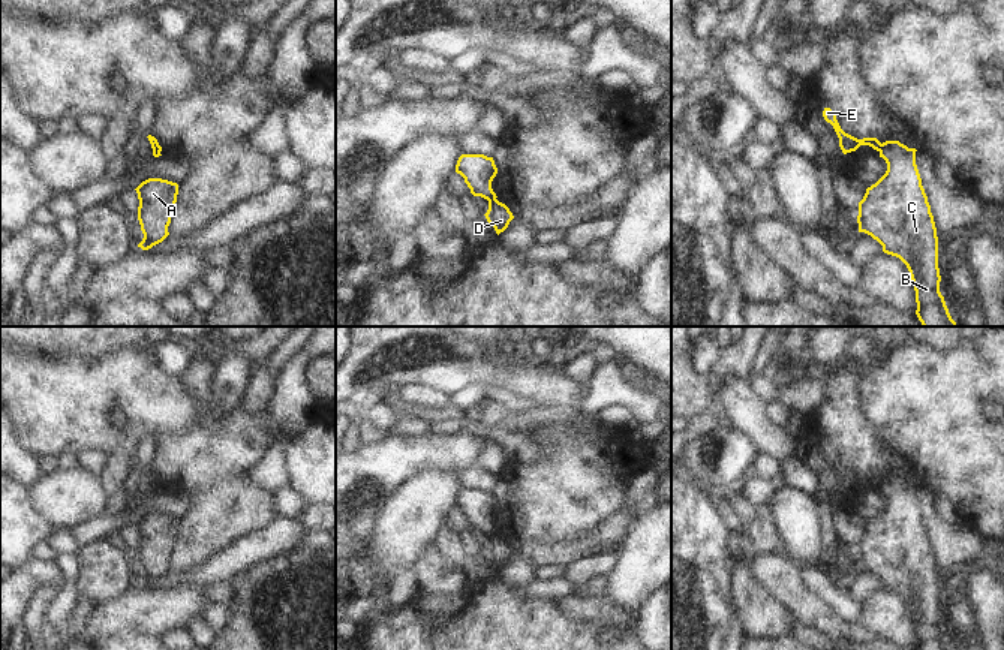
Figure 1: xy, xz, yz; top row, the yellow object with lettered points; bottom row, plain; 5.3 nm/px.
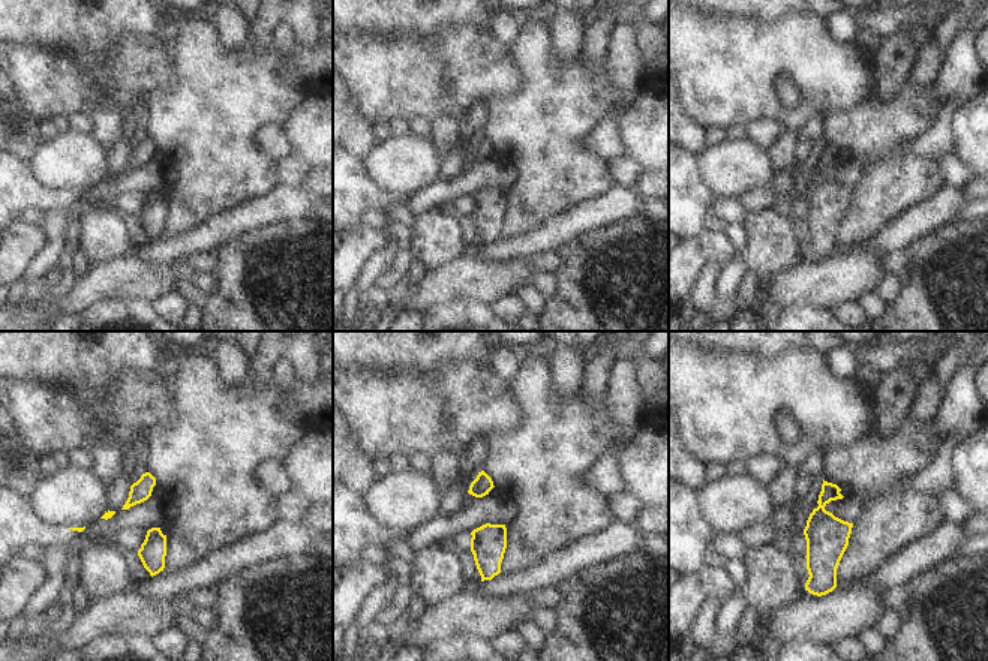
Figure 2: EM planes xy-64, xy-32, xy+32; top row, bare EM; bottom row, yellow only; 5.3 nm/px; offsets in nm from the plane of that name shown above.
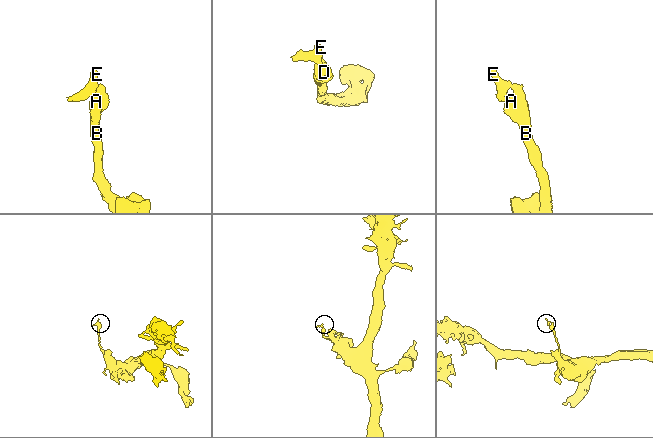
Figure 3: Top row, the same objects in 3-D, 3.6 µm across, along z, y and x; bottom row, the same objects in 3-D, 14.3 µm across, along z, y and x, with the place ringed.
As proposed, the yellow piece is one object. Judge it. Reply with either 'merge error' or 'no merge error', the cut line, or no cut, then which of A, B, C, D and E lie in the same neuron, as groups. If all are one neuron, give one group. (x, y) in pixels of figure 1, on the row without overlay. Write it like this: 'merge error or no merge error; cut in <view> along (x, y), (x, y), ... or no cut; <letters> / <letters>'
merge error; cut in xz along (495, 533), (489, 536); A B C D / E

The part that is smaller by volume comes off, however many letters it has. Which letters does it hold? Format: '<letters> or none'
E

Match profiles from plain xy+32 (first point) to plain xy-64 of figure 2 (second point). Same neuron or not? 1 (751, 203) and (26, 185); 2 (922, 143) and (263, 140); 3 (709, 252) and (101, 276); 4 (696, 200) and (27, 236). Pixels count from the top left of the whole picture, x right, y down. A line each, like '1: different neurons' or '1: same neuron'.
1: different neurons
2: same neuron
3: different neurons
4: different neurons

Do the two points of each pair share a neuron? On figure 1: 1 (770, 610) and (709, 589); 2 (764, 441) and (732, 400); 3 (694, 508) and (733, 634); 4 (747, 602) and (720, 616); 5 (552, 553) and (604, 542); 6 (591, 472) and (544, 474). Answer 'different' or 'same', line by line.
1: different
2: same
3: same
4: different
5: same
6: same

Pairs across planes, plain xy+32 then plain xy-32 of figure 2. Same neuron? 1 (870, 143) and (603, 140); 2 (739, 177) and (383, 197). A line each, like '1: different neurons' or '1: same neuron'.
1: different neurons
2: different neurons

